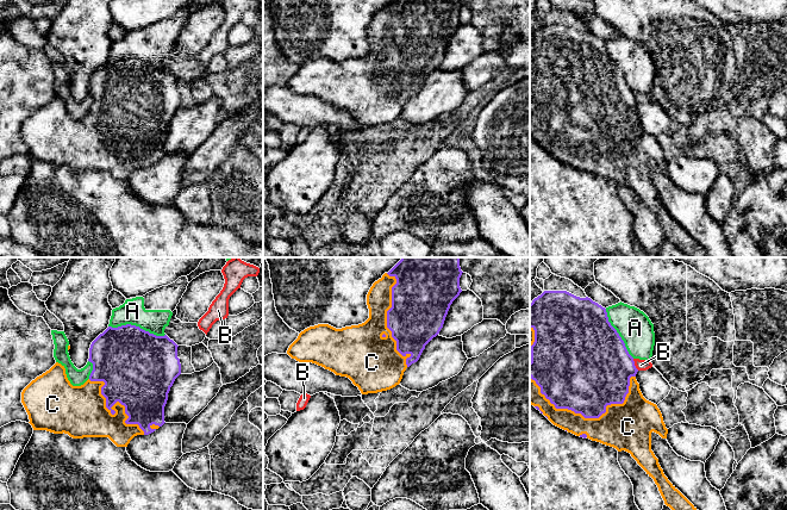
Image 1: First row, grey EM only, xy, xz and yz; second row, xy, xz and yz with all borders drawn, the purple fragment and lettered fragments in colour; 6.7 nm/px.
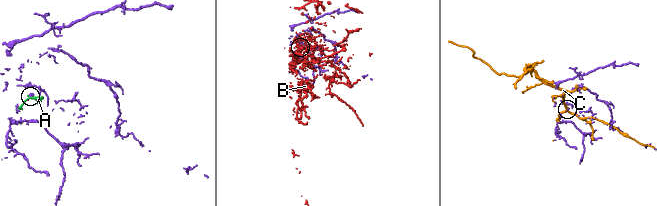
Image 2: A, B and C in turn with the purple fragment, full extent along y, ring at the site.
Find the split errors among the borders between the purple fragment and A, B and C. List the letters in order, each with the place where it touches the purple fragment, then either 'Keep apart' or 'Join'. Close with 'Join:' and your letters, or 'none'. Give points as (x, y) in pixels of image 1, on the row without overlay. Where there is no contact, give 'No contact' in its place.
A: Touches purple at xy (137, 60). Keep apart
B: Touches purple at yz (634, 98). Keep apart
C: Touches purple at yz (589, 150). Join
Join: C

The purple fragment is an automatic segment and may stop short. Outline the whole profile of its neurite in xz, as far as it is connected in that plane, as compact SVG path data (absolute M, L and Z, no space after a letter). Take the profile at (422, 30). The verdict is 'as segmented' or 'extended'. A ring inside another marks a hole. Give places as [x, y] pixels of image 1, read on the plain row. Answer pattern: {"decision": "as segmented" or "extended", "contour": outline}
{"decision": "extended", "contour": "M393 0L370 20L367 27L369 51L364 56L342 62L329 57L310 60L299 67L287 87L299 95L312 95L349 111L362 128L391 123L400 117L406 101L419 93L425 79L439 67L450 38L462 25L462 6L461 0Z"}

